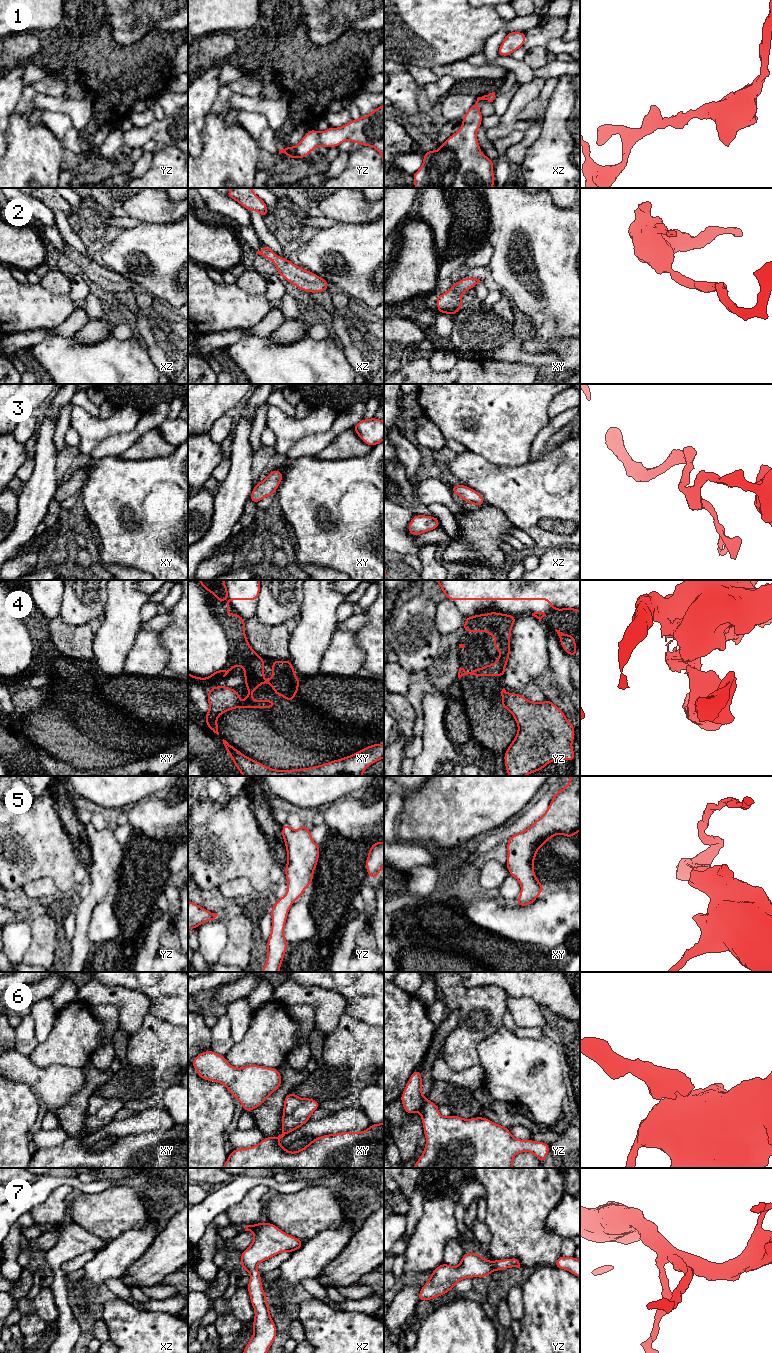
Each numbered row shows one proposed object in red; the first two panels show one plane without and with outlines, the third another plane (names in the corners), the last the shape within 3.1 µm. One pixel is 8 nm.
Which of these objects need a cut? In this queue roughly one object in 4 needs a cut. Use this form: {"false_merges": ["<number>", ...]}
{"false_merges": ["4"]}

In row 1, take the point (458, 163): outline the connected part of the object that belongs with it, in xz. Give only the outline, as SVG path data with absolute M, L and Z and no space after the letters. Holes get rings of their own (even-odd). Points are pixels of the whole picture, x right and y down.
M495 92L478 97L476 103L464 115L461 128L449 136L437 151L425 152L421 168L412 175L415 188L493 188L494 163L486 154L480 153L481 147L476 132L483 119L478 102L493 102L495 97Z

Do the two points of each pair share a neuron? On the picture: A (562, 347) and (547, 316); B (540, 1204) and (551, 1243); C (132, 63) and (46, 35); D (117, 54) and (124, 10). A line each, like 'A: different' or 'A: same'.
A: different
B: same
C: same
D: different

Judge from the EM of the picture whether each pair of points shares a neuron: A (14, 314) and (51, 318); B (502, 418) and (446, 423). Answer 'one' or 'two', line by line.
A: one
B: one

